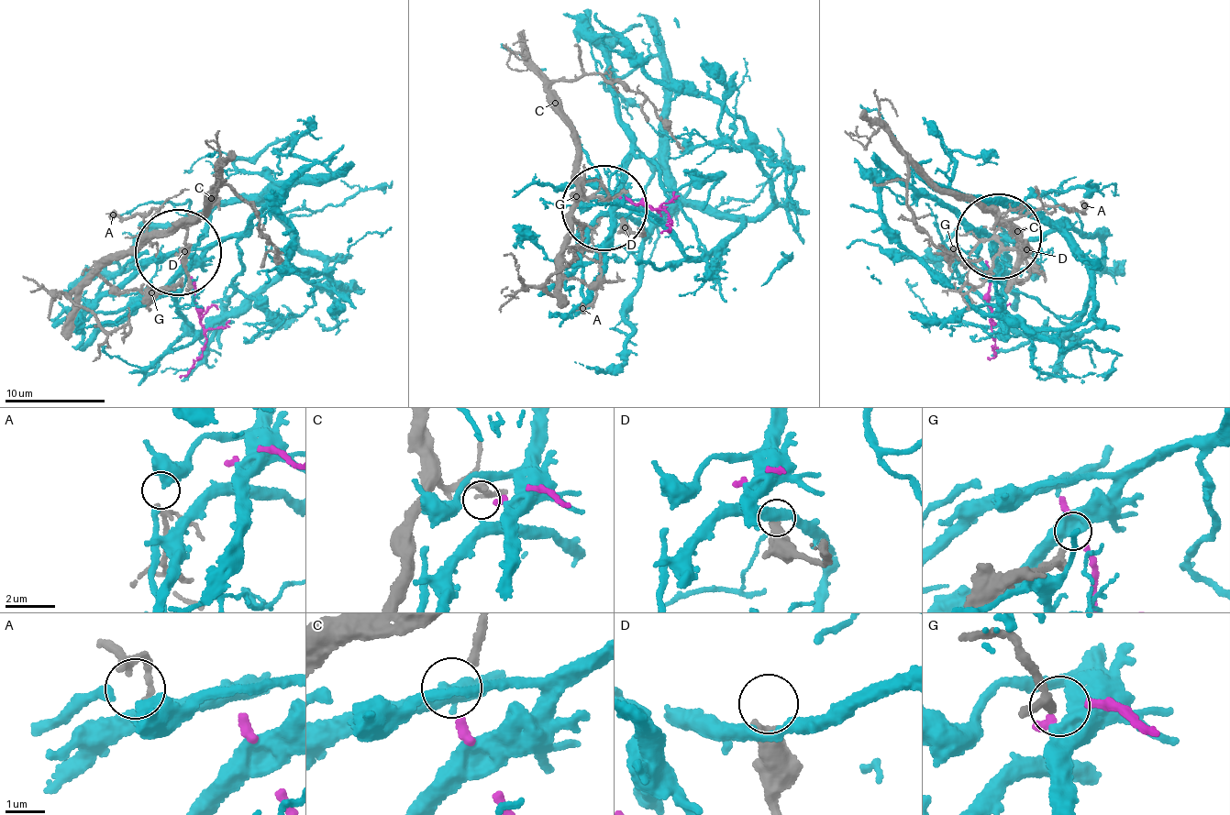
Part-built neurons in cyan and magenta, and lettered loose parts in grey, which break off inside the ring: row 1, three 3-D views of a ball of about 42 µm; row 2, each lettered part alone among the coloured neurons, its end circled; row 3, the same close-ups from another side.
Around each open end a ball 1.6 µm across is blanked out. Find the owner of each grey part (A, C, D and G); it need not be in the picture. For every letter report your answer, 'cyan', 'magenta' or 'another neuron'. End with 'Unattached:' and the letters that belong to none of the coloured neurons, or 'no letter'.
A: another neuron
C: magenta
D: another neuron
G: cyan
Unattached: A, D

